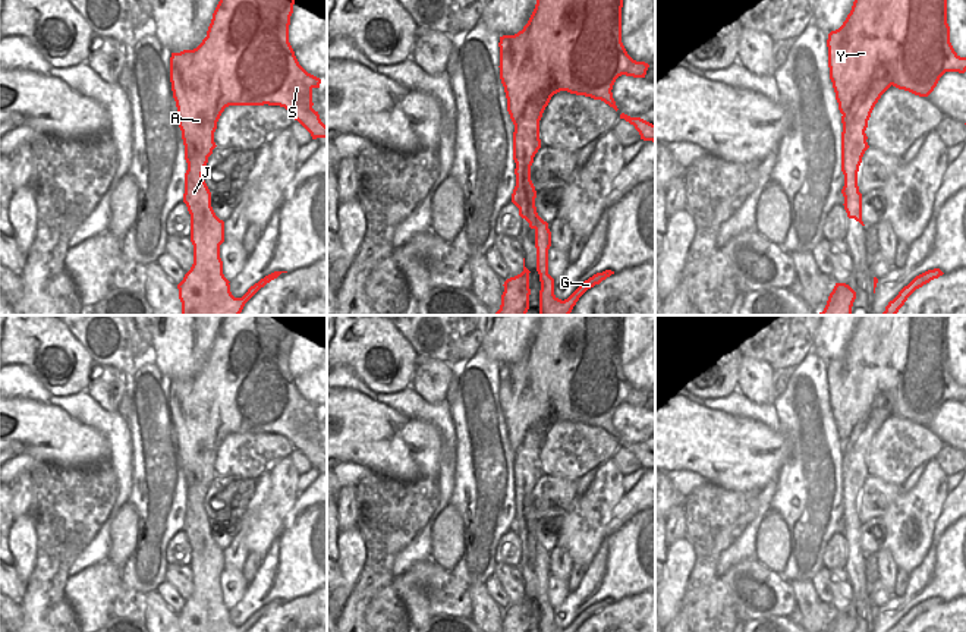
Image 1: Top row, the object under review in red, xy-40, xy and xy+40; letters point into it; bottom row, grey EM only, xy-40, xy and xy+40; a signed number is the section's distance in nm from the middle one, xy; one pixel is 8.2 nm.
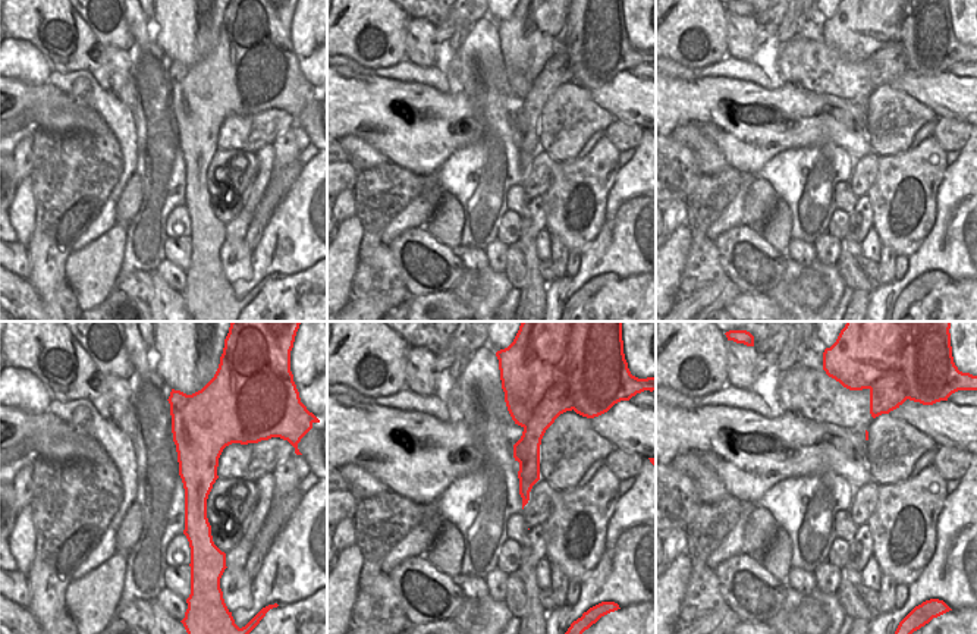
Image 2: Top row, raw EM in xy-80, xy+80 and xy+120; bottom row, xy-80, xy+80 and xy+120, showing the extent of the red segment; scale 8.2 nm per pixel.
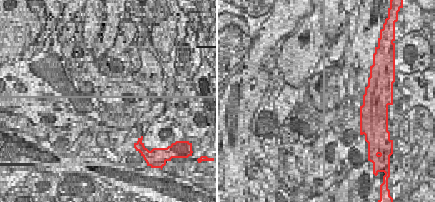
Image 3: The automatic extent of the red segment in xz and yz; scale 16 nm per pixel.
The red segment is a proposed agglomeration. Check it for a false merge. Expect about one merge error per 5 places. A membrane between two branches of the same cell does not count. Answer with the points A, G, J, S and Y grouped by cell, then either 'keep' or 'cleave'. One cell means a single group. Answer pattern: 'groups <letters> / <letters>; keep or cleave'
groups A G J S Y; keep

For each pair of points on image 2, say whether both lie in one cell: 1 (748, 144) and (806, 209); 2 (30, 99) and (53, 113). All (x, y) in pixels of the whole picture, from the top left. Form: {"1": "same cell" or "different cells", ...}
{"1": "different cells", "2": "same cell"}

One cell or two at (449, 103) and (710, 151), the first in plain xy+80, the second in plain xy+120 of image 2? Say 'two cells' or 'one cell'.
two cells

